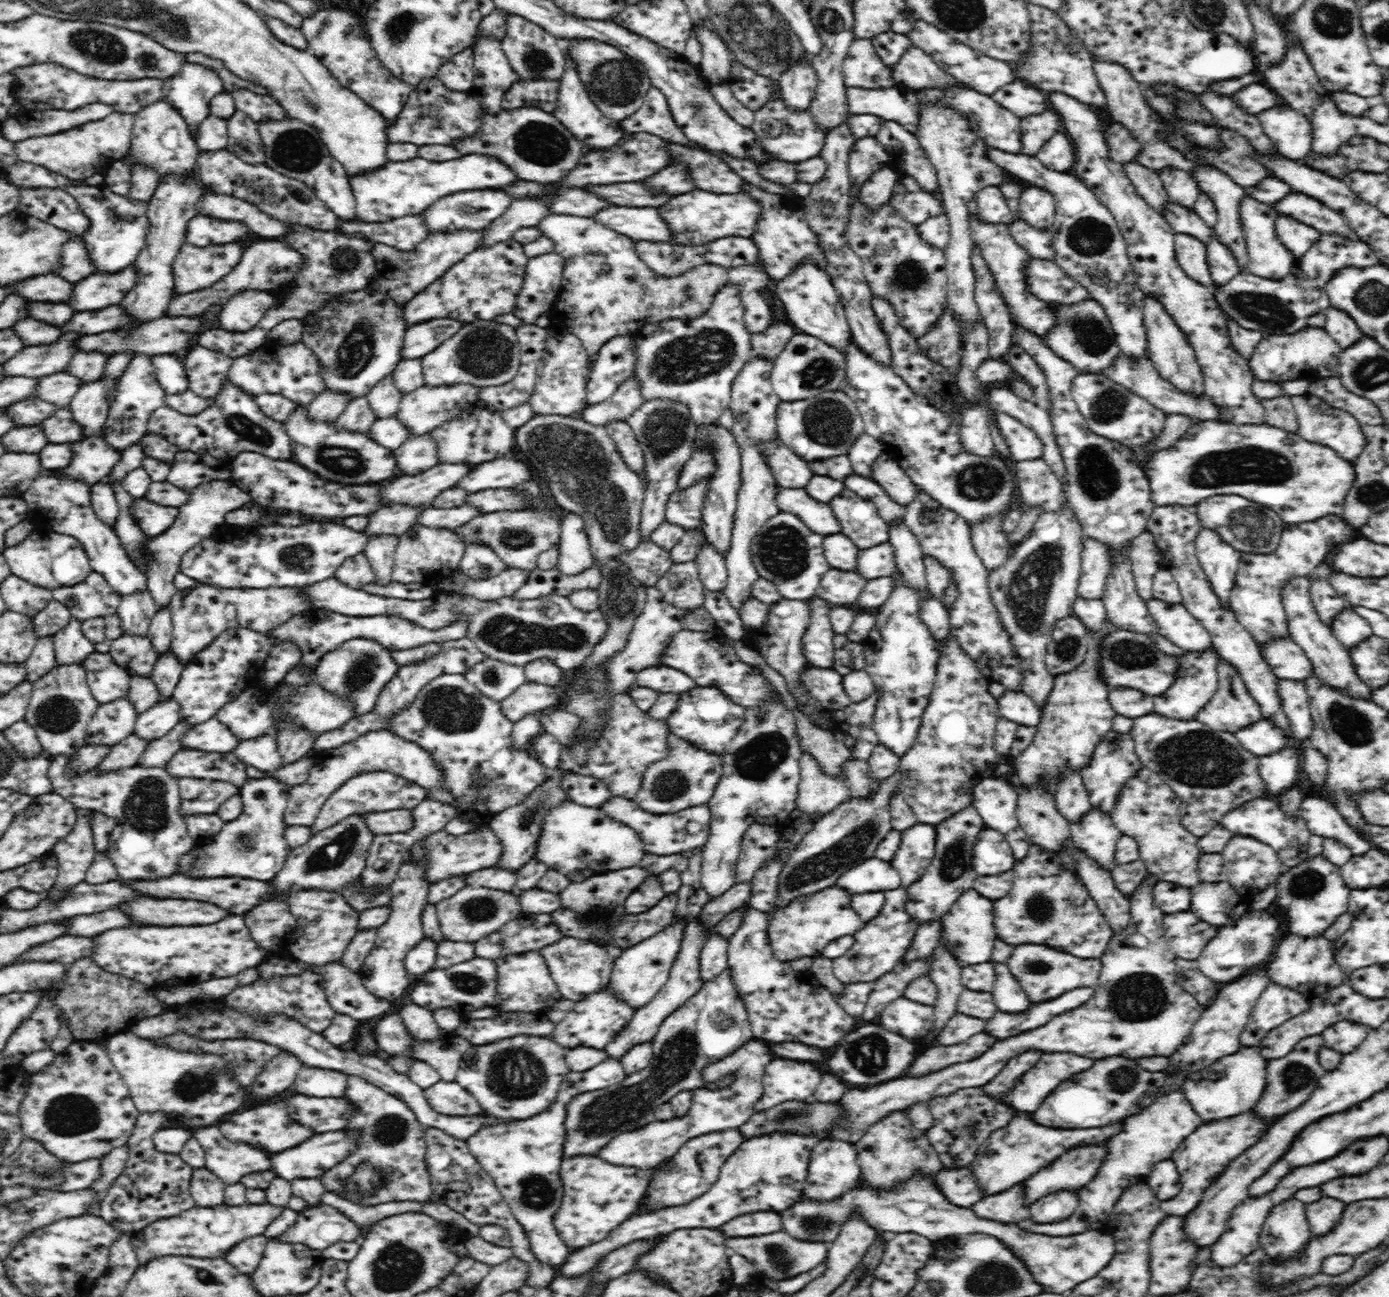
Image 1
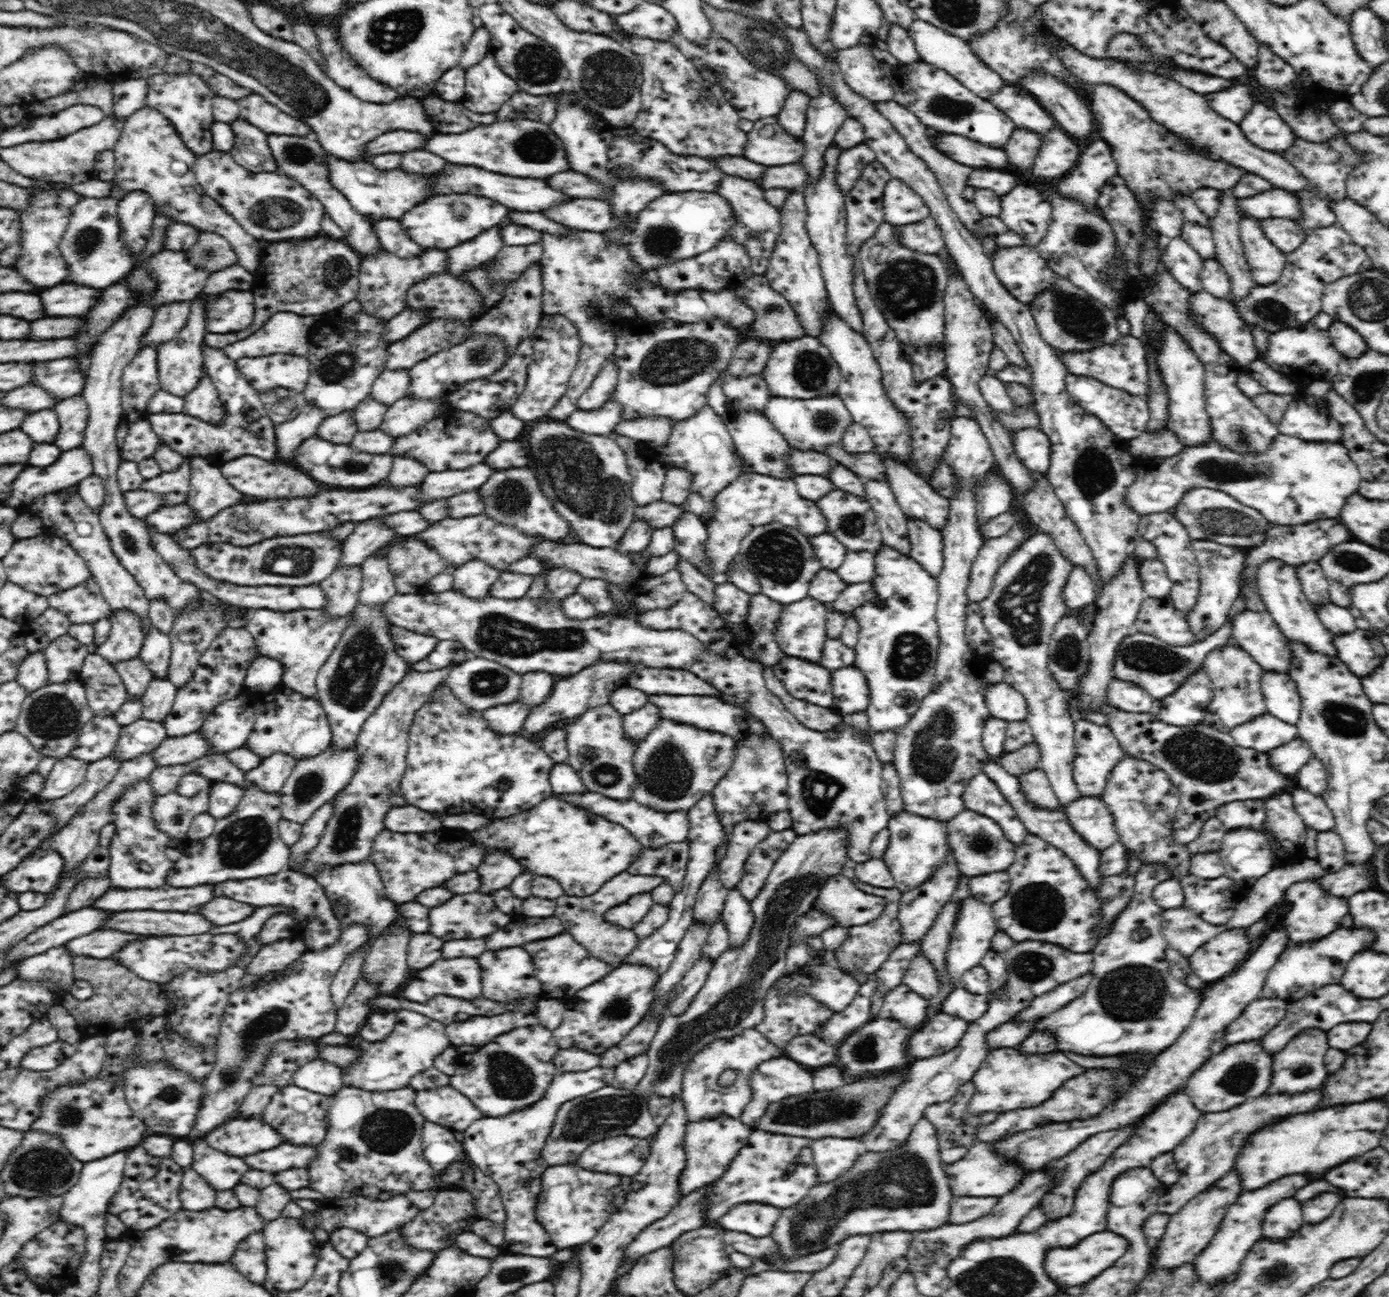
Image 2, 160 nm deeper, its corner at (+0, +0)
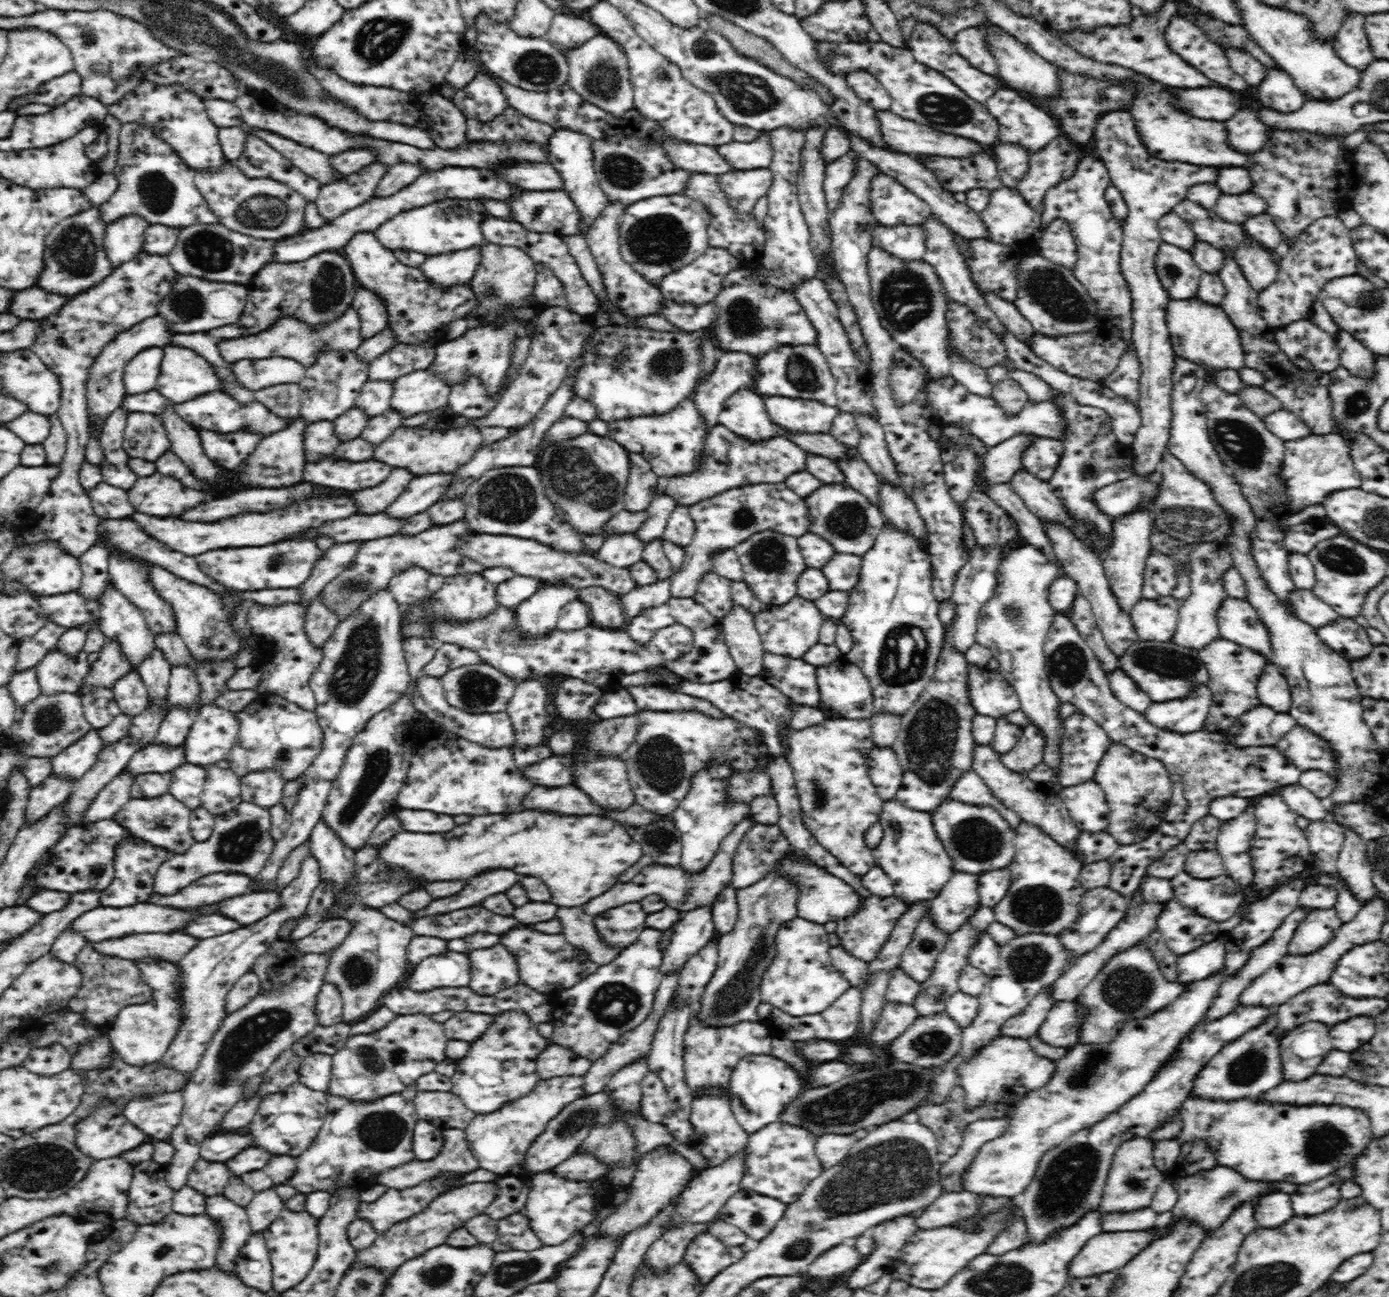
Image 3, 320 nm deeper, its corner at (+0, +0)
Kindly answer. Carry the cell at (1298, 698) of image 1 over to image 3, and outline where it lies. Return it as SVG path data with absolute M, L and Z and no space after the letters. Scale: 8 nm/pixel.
M1268 662L1257 678L1257 695L1262 705L1288 713L1291 705L1291 690L1286 678L1272 662Z

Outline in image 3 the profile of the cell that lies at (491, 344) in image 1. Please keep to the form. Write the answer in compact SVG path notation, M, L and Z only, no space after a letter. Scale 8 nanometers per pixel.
M427 368L398 377L393 384L390 407L403 418L444 407L451 392L441 374L430 374Z

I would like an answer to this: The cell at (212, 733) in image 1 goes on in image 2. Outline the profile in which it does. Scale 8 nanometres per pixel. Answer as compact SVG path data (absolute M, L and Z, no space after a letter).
M200 732L175 738L166 738L151 754L158 767L184 765L203 758L210 745Z

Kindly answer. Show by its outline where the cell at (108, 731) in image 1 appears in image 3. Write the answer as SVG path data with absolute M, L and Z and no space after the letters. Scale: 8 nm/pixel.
M91 730L80 741L68 746L62 753L52 757L52 774L61 779L78 781L98 762L104 743L98 735L100 730Z

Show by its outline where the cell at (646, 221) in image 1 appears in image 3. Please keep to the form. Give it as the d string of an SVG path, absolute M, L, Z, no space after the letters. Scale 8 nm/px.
M523 190L522 194L514 195L511 199L505 200L510 207L512 221L519 222L530 232L555 234L559 237L568 234L578 234L581 218L579 208L576 208L574 201L567 192L560 190Z

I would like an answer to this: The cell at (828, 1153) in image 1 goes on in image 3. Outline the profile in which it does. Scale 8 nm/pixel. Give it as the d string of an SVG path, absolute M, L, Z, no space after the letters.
M867 1129L854 1131L850 1134L828 1133L817 1137L815 1151L822 1168L829 1169L842 1162L849 1153L850 1147L863 1136Z

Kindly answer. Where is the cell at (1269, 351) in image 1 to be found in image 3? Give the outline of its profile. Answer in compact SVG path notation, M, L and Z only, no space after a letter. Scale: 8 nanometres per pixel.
M1307 319L1275 330L1276 343L1303 372L1332 372L1339 366L1339 348L1334 338Z

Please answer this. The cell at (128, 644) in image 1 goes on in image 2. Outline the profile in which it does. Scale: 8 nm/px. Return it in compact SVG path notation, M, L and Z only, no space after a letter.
M136 656L136 658L124 660L124 662L116 662L115 669L126 687L127 696L141 700L148 684L153 680L153 674L148 670L143 660Z

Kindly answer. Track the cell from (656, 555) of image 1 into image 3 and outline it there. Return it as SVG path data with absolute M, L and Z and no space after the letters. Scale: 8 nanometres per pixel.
M466 534L464 540L457 544L457 552L464 558L471 558L479 562L484 569L509 568L516 575L531 576L537 578L543 584L555 584L556 586L571 586L572 588L588 588L591 586L601 586L612 593L623 595L629 593L635 586L628 567L616 568L604 562L596 553L580 551L566 552L556 550L551 546L546 546L536 542L516 536L505 536L504 534Z

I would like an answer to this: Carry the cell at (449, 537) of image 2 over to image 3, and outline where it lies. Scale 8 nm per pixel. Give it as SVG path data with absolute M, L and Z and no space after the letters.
M460 519L444 526L430 526L428 529L413 536L396 534L364 541L354 560L321 590L325 608L342 621L352 612L356 612L362 602L366 602L376 590L388 588L390 578L408 570L410 566L419 566L430 575L440 574L444 577L479 573L484 569L479 562L464 558L457 552L457 544L464 540L466 534L478 534L470 531L465 520Z

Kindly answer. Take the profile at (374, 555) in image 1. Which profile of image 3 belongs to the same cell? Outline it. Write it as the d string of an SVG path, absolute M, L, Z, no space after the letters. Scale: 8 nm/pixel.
M387 588L376 590L362 606L348 618L340 621L332 636L326 640L322 651L323 659L309 678L309 687L315 695L318 722L324 732L322 750L314 758L304 774L298 800L292 808L288 832L275 842L266 866L254 878L259 886L270 886L276 881L282 862L300 844L309 840L316 823L322 819L332 783L339 776L343 760L350 750L355 736L367 722L379 712L386 710L404 692L414 679L409 673L404 656L401 614L403 607Z

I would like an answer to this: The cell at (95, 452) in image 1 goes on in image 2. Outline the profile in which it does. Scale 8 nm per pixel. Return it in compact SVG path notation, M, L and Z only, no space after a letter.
M81 446L72 450L66 450L60 454L60 458L45 467L26 466L15 476L12 483L10 495L7 498L6 504L15 508L20 514L27 513L27 505L38 498L38 496L44 496L44 494L57 492L62 489L67 489L72 485L77 485L81 480L84 480L87 476L90 476L93 472L93 462L89 457L89 454L85 452Z

